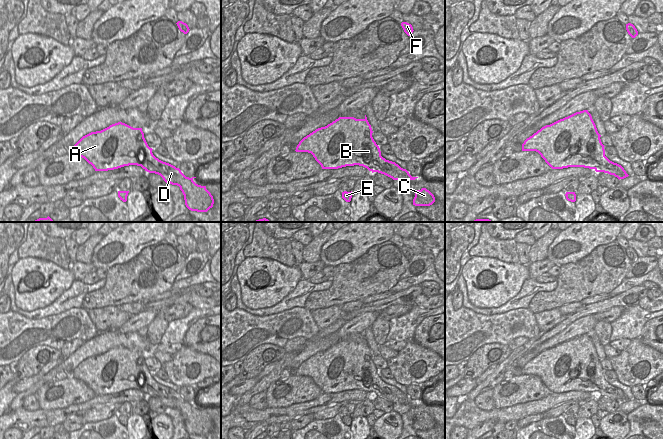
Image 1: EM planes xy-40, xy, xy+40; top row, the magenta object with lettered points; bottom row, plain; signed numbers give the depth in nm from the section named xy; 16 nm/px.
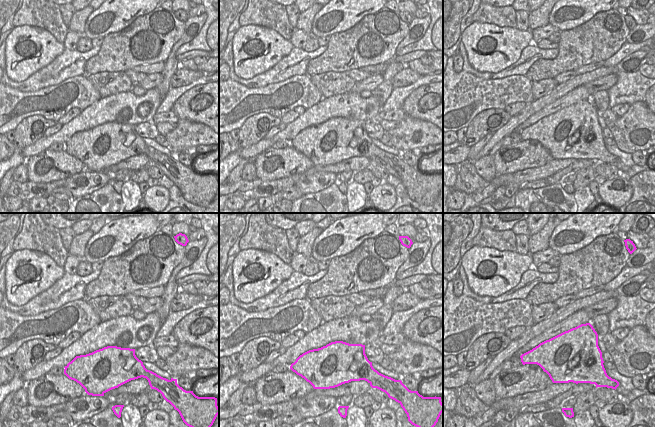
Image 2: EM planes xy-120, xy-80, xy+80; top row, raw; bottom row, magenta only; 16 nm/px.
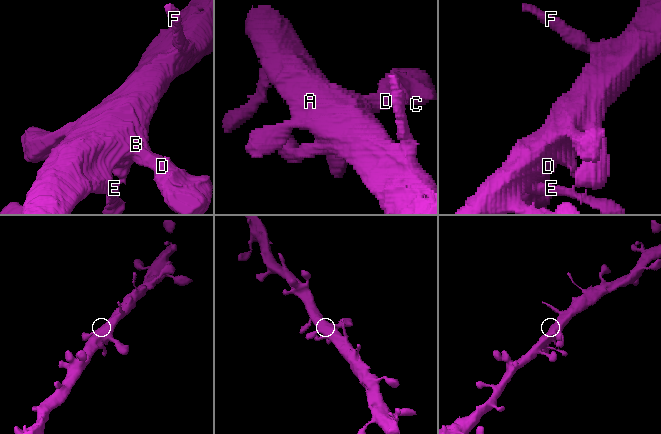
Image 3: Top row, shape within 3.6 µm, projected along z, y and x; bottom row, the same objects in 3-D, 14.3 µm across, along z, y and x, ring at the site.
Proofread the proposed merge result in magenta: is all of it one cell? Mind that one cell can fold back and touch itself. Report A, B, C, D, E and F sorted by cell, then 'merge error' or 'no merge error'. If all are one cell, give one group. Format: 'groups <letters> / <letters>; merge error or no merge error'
groups A B C D E F; no merge error

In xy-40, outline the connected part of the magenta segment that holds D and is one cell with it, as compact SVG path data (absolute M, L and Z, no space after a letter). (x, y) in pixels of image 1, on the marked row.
M122 122L83 136L71 148L73 154L84 158L93 166L95 171L108 171L124 166L137 165L149 173L160 175L166 183L180 187L184 195L185 205L191 211L207 212L213 207L214 199L206 186L196 184L193 181L196 177L186 177L179 168L159 160L153 155L152 150L144 138L142 128L133 128Z

